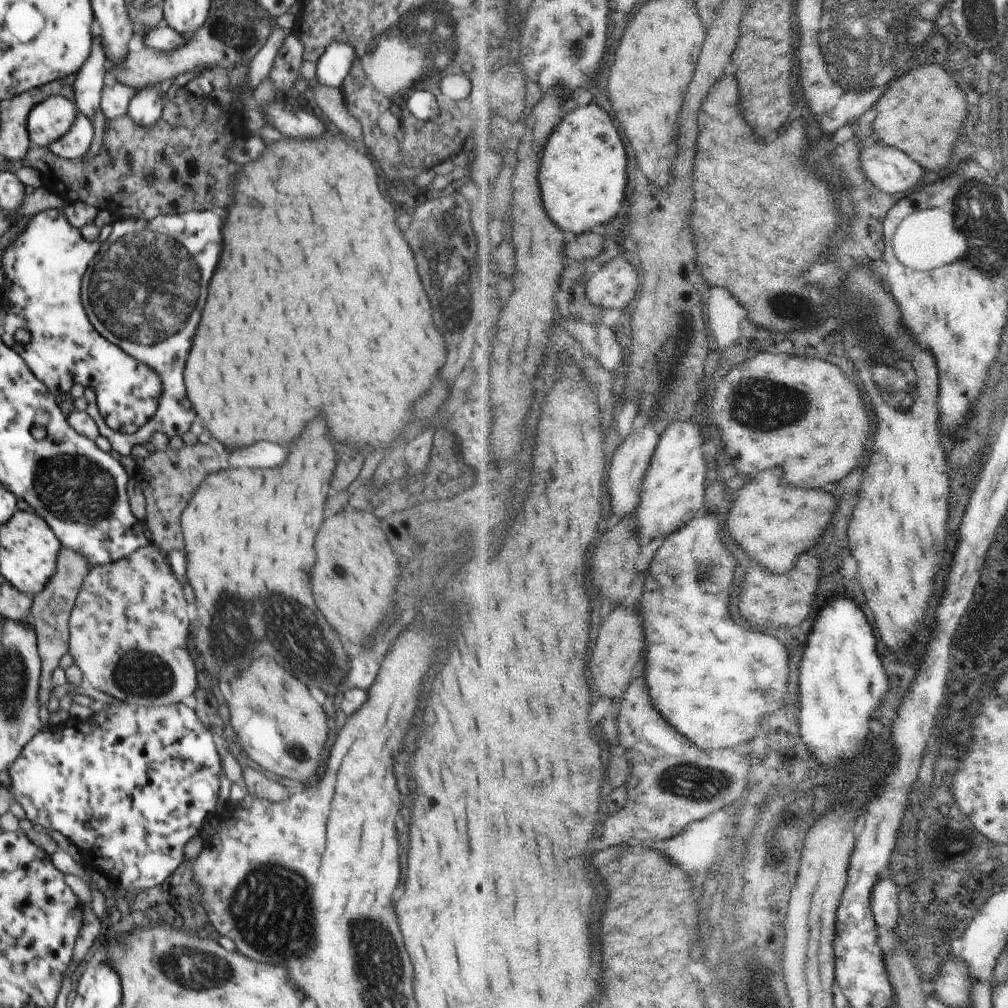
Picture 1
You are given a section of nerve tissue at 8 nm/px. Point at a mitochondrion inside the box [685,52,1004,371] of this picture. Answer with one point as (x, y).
(954, 215)

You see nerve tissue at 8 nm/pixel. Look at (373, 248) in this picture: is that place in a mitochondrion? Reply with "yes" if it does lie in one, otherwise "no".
no

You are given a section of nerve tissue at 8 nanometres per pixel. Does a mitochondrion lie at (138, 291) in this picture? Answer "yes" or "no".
yes

